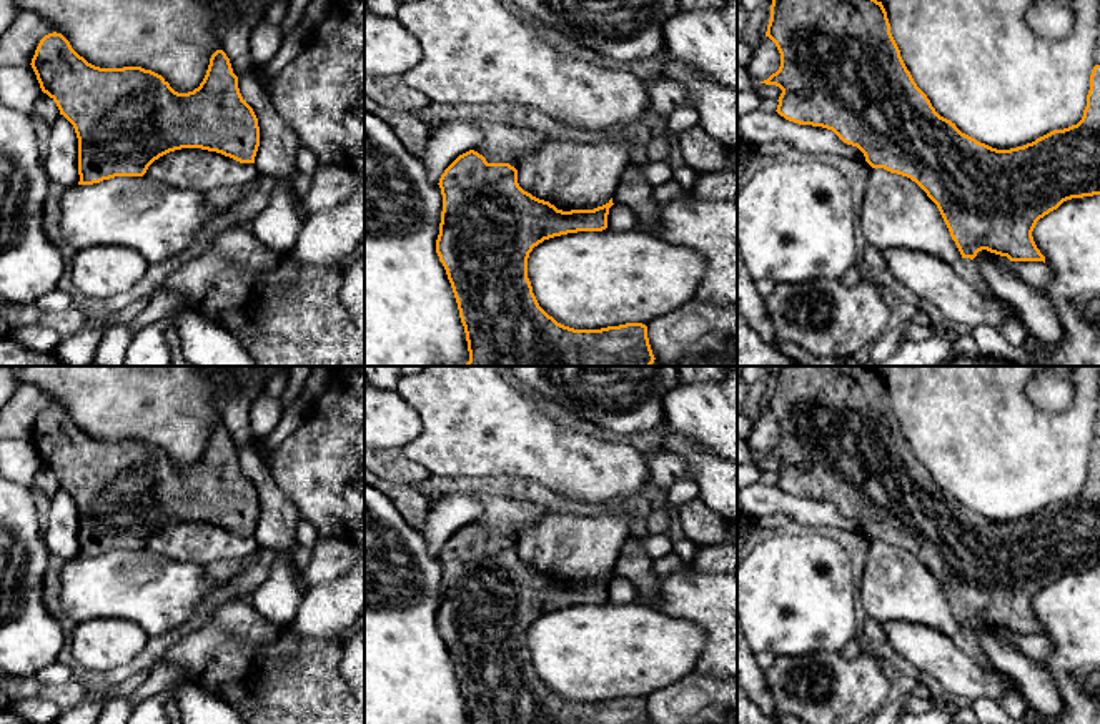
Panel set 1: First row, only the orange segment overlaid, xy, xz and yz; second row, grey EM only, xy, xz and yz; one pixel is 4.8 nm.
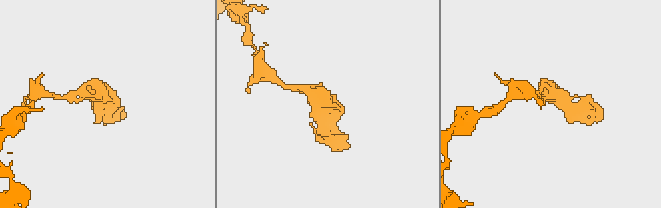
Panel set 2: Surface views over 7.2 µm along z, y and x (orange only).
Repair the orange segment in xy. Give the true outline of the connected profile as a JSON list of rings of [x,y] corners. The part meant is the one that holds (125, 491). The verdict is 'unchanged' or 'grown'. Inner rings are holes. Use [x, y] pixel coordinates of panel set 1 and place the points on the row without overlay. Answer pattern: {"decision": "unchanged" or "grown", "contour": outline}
{"decision": "unchanged", "contour": [[[62,406],[45,408],[32,431],[40,461],[75,501],[78,511],[78,558],[115,549],[143,549],[160,529],[201,521],[255,536],[260,499],[253,481],[243,473],[230,431],[216,423],[198,461],[175,464],[158,446],[141,439],[100,441],[80,429]]]}

